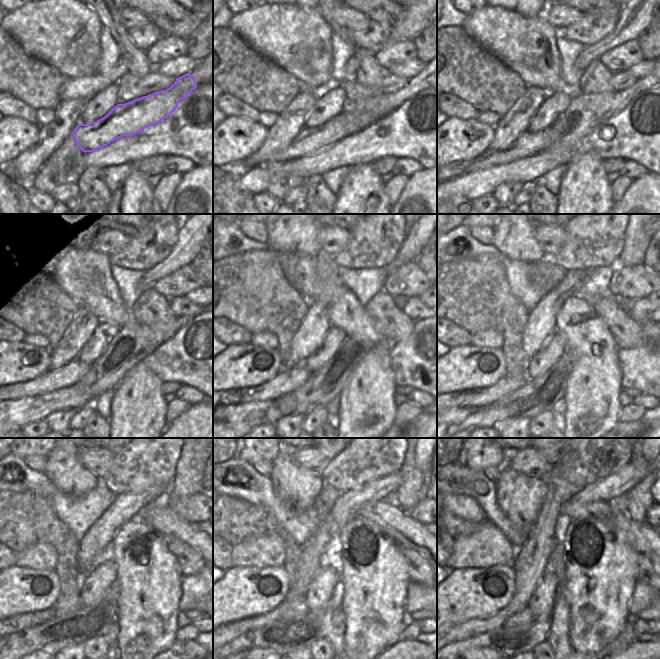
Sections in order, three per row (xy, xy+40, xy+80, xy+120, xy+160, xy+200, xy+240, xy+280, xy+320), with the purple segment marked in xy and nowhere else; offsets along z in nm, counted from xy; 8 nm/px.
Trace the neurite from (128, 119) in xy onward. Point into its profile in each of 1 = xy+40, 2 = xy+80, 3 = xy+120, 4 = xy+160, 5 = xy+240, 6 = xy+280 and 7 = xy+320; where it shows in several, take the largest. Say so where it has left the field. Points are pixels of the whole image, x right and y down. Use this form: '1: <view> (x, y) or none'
1: xy+40 (309, 140)
2: xy+80 (529, 143)
3: xy+120 (69, 375)
4: xy+160 (286, 381)
5: xy+240 (15, 624)
6: xy+280 (265, 617)
7: xy+320 (496, 615)

